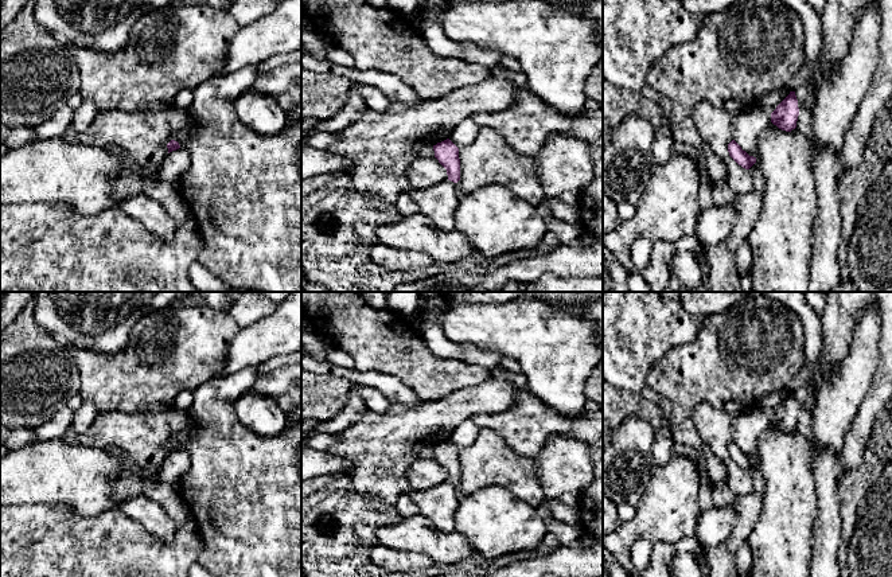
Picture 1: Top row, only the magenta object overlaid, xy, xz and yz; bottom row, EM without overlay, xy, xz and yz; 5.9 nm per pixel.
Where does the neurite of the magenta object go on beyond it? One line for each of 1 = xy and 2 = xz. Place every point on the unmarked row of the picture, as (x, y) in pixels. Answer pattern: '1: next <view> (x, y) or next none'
1: next xy (244, 491)
2: next none

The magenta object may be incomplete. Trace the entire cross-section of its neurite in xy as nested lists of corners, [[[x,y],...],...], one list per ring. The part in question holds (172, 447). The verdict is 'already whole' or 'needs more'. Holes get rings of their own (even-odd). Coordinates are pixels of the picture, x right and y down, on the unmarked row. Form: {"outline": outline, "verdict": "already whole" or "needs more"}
{"outline": [[[244,369],[219,374],[200,385],[192,391],[194,401],[188,409],[196,420],[195,430],[180,433],[167,445],[168,455],[182,449],[190,456],[191,465],[179,488],[203,543],[198,562],[214,577],[301,577],[301,479],[297,469],[301,418],[276,437],[264,437],[245,428],[234,403],[252,389],[258,375],[256,369]]], "verdict": "needs more"}

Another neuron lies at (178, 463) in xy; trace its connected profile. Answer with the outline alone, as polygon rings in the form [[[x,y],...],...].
[[[186,451],[170,453],[156,471],[156,479],[161,483],[178,484],[182,476],[190,469],[191,460]]]

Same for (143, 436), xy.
[[[174,406],[159,412],[100,412],[85,433],[77,433],[70,426],[59,440],[100,449],[118,461],[118,475],[112,486],[112,500],[118,504],[131,496],[143,495],[144,477],[160,483],[156,471],[168,456],[167,445],[180,433],[191,433],[195,428],[196,420],[190,412]]]

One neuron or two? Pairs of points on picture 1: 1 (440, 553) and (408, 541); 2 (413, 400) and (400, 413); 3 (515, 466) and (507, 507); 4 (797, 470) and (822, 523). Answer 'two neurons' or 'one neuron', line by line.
1: one neuron
2: two neurons
3: two neurons
4: two neurons

